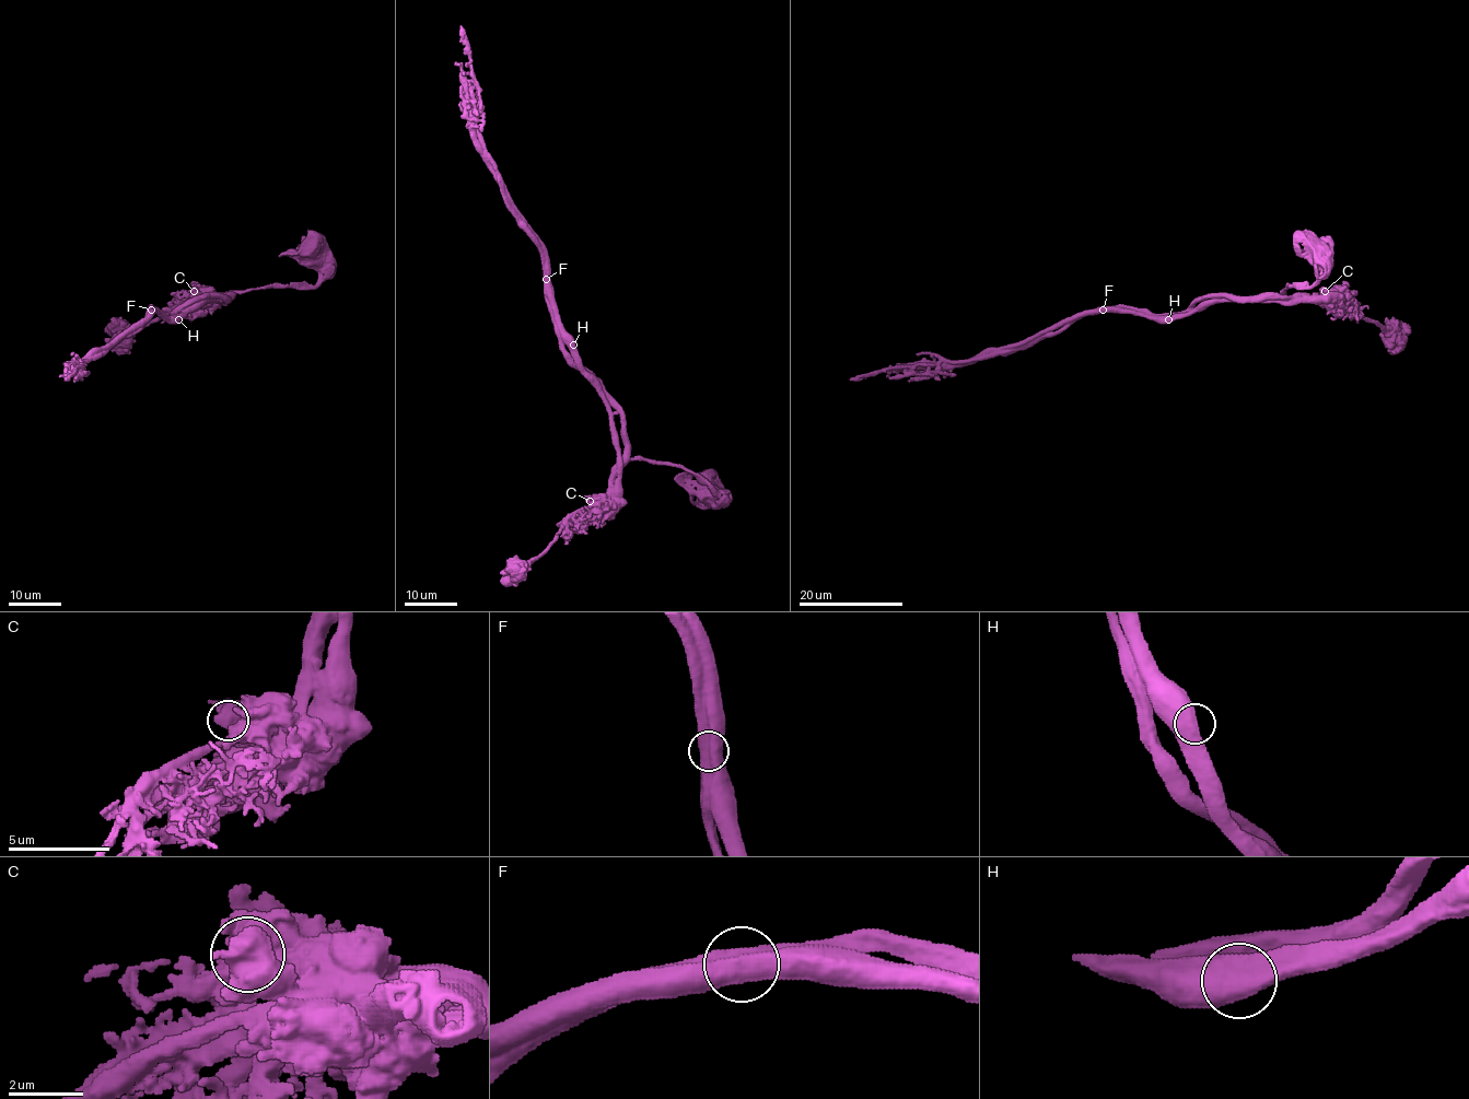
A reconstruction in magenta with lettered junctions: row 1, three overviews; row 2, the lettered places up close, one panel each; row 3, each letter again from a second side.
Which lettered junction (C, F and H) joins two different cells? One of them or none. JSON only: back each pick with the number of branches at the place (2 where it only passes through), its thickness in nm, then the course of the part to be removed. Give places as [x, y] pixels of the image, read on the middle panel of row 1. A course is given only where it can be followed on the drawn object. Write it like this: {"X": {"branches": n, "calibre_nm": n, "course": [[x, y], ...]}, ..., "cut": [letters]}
{"F": {"branches": 2, "calibre_nm": 700, "course": [[546, 279], [548, 307], [559, 346], [619, 413], [626, 455], [679, 464], [718, 493], [694, 475], [677, 475]]}, "cut": ["F"]}

